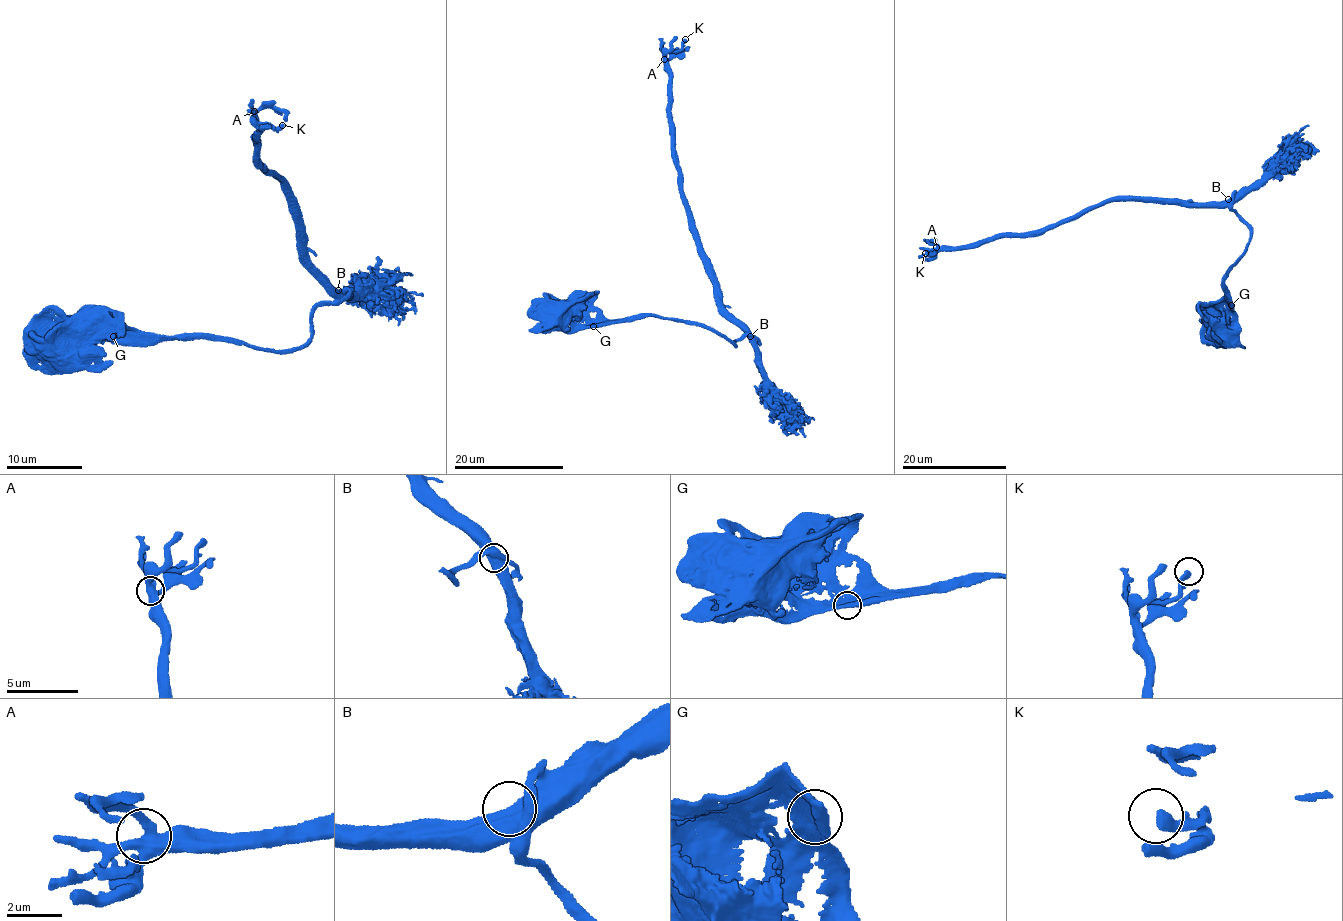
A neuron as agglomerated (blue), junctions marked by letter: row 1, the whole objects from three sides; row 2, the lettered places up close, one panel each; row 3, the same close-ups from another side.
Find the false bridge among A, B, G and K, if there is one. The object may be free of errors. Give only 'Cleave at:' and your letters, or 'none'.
Cleave at: none

